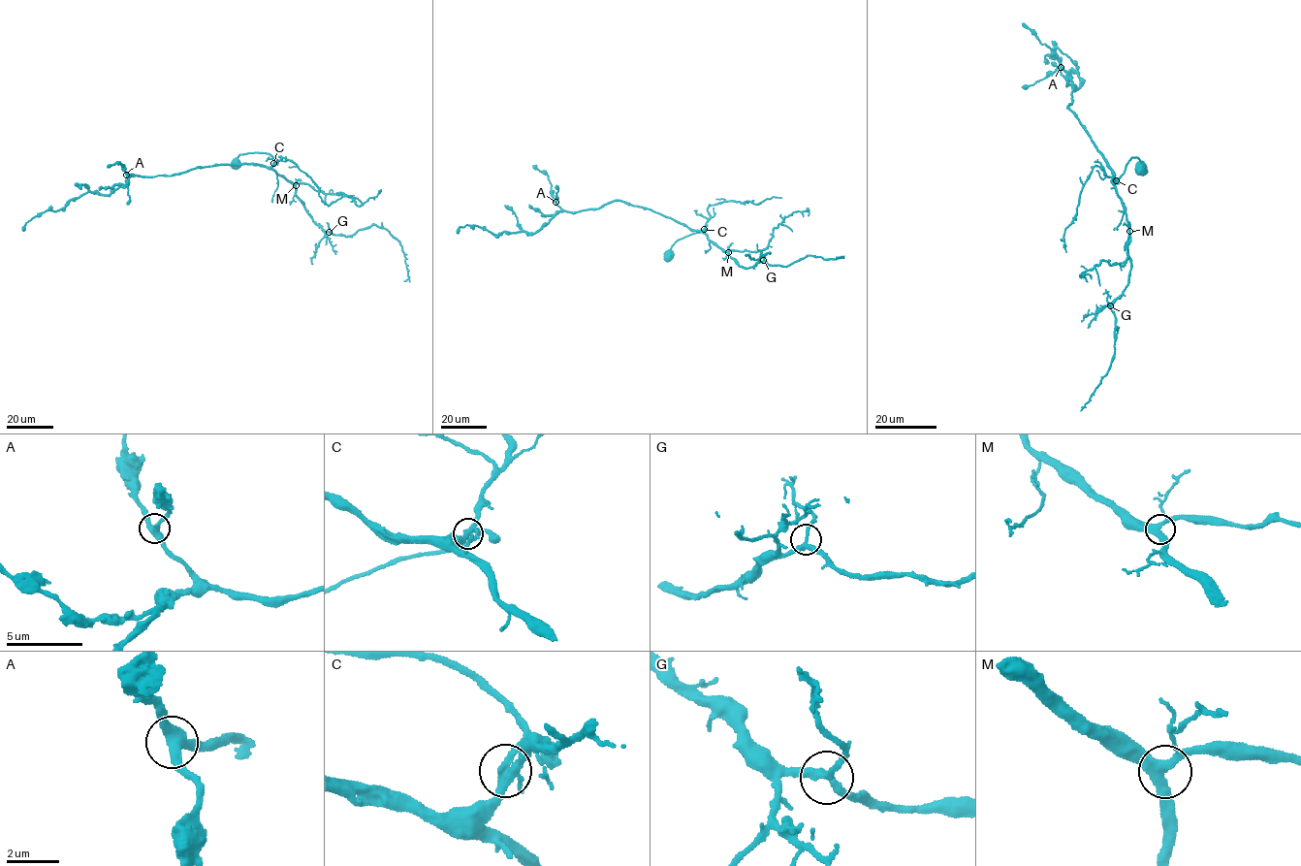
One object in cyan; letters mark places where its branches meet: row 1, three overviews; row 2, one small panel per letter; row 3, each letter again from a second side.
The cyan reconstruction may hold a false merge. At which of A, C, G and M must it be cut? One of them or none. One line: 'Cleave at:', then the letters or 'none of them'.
Cleave at: none of them

